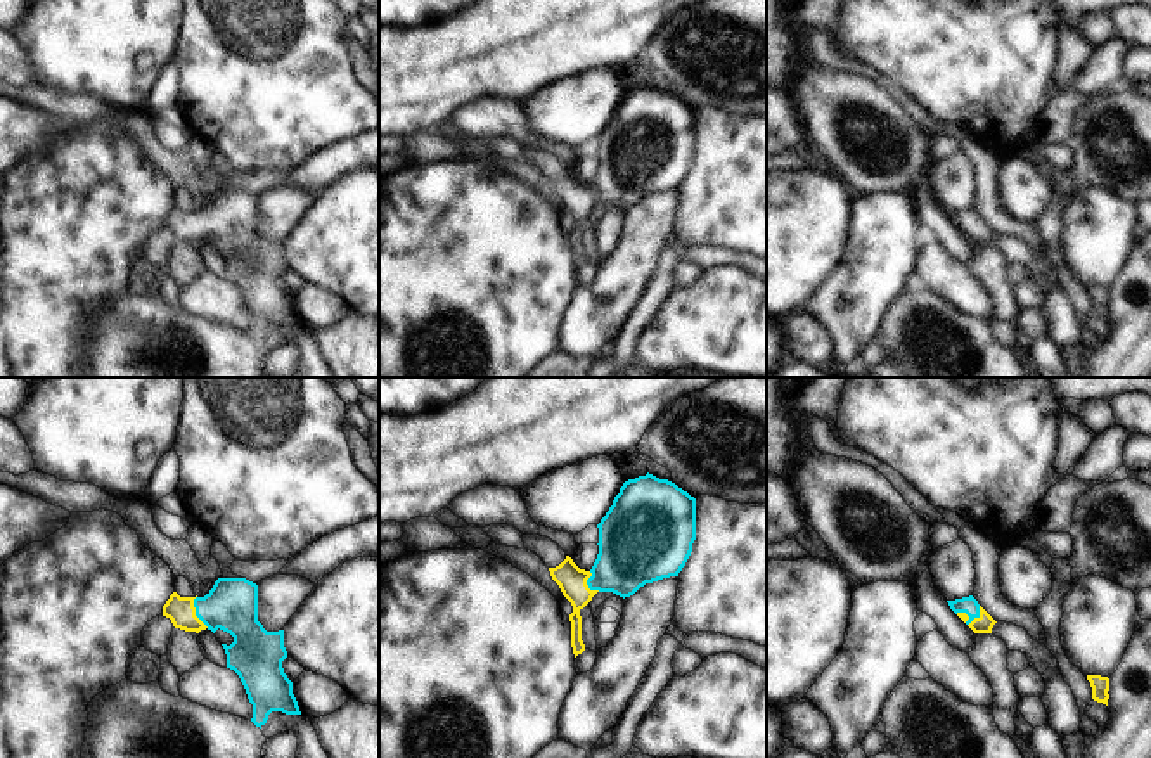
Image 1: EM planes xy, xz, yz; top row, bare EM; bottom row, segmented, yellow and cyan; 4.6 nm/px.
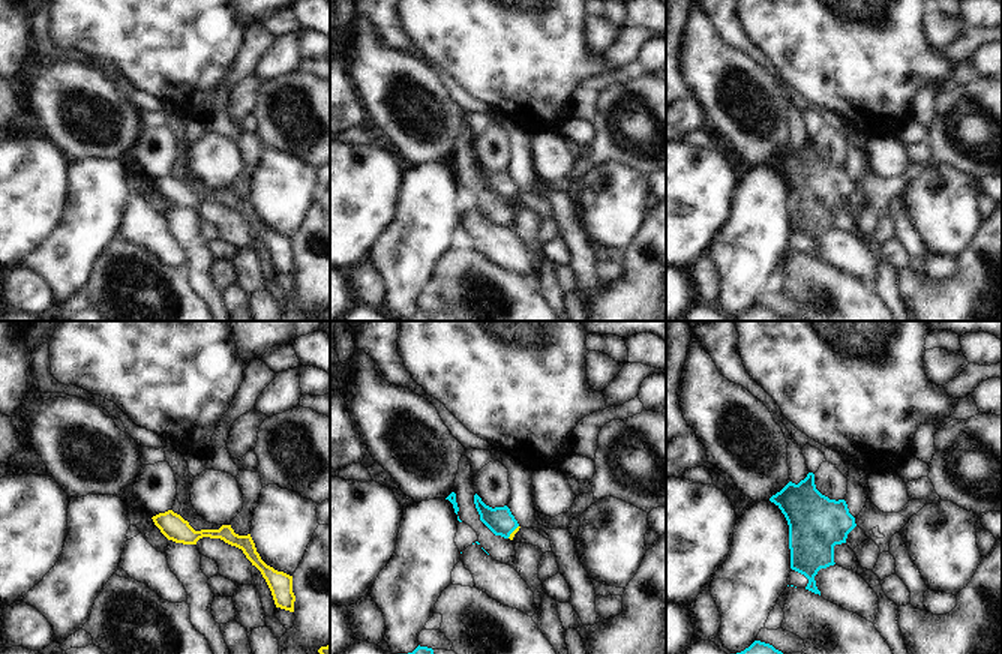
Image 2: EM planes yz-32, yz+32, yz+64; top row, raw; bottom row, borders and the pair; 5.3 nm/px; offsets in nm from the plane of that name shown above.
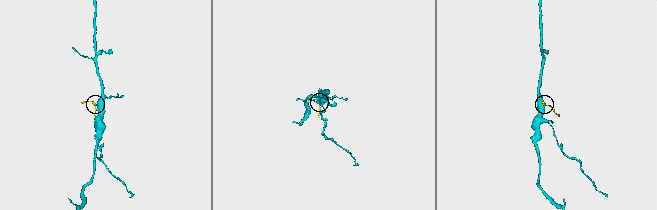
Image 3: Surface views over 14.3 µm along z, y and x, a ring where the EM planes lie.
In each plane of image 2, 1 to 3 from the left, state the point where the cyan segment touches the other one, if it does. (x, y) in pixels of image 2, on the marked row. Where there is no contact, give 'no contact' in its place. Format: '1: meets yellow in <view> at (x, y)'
1: no contact
2: meets yellow in yz+32 at (513, 531)
3: no contact

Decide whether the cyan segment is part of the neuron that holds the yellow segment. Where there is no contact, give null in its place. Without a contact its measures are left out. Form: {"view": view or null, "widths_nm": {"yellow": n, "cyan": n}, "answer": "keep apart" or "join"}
{"view": "yz", "widths_nm": {"yellow": 80, "cyan": 80}, "answer": "join"}

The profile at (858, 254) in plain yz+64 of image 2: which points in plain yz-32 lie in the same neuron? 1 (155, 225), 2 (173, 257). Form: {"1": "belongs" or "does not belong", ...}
{"1": "belongs", "2": "belongs"}

